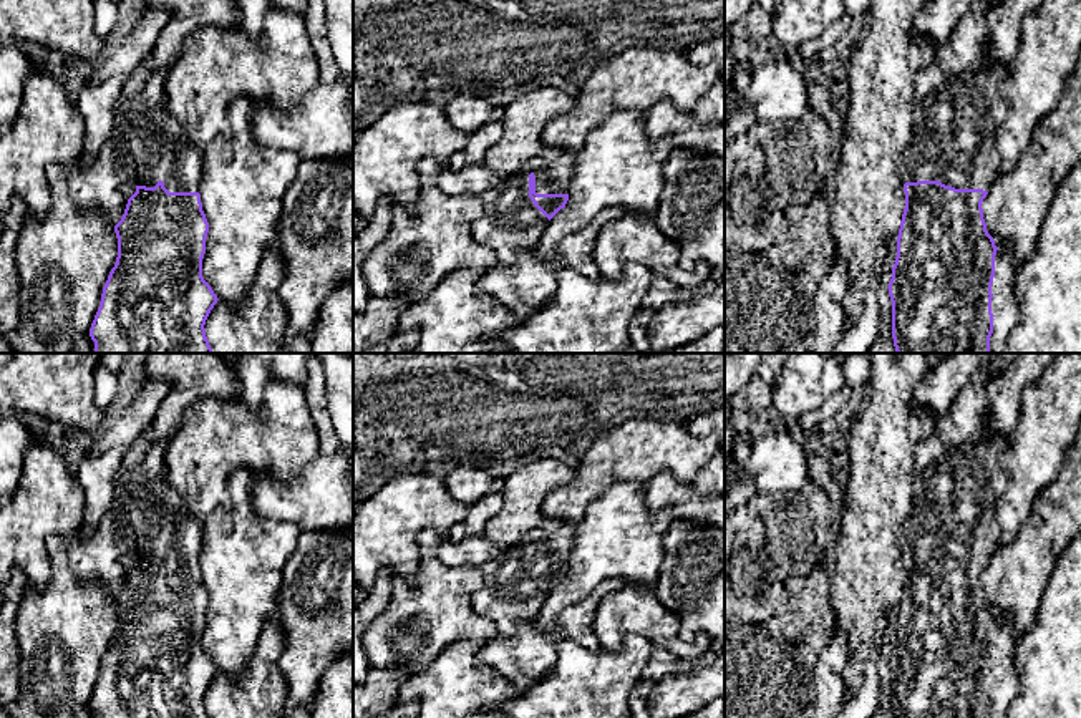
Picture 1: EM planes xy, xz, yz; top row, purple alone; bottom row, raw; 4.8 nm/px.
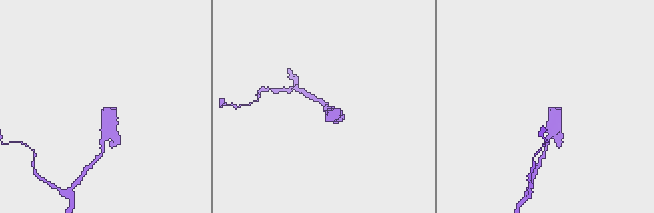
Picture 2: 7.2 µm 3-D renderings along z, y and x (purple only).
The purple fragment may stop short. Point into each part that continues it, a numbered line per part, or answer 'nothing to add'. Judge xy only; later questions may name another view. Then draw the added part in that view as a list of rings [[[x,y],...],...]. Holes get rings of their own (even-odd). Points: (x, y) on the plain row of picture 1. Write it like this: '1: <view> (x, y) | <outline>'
1: xy (158, 519) | [[[158,443],[128,483],[118,474],[116,504],[124,492],[129,494],[131,547],[136,557],[154,559],[162,552],[169,564],[199,564],[202,524],[167,483],[166,449],[167,443]]]

